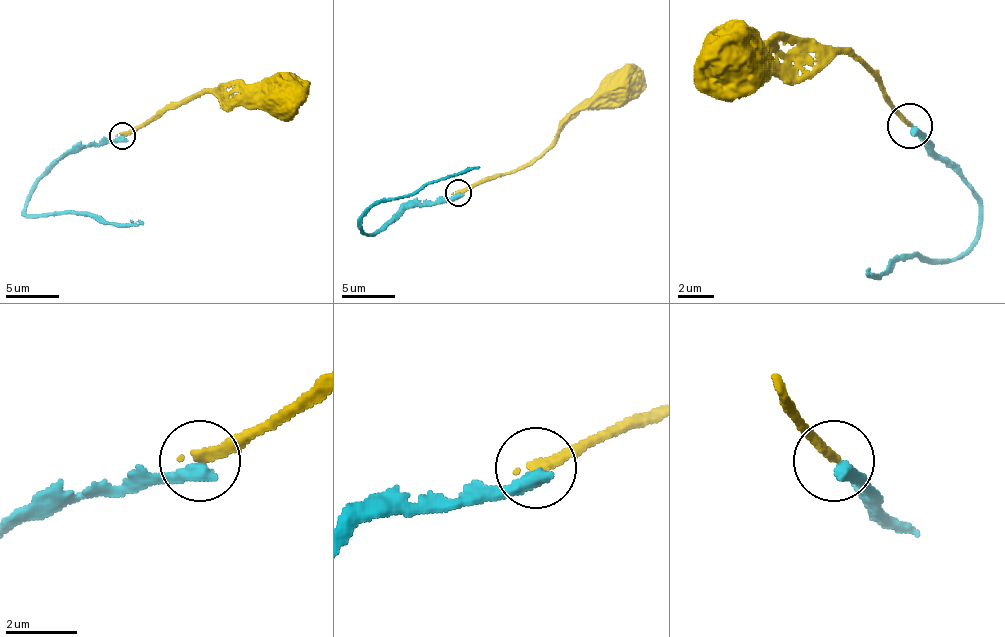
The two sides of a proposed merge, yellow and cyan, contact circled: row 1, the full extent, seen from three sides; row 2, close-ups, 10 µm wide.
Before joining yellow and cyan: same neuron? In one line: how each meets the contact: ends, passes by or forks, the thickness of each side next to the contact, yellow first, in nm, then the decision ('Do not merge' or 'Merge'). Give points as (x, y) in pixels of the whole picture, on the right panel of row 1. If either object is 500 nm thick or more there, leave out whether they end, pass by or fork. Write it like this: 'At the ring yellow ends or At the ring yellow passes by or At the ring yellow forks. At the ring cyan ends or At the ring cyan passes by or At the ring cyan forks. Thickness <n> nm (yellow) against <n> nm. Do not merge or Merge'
At the ring yellow ends. At the ring cyan ends. Thickness 300 nm (yellow) against 440 nm. Do not merge

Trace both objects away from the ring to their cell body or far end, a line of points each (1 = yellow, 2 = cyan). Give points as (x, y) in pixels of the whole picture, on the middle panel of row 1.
1: (459, 193), (512, 172), (542, 153), (574, 110), (593, 107), (611, 89), (617, 89)
2: (459, 193), (410, 201), (376, 233), (362, 231), (362, 217), (376, 204), (413, 196), (480, 166)

